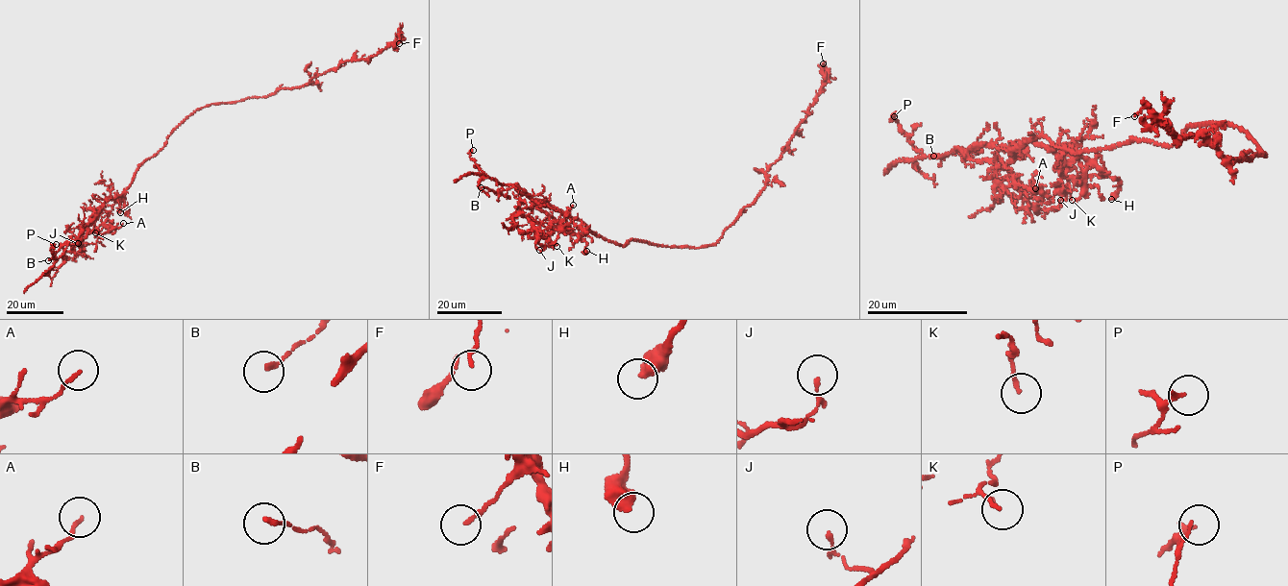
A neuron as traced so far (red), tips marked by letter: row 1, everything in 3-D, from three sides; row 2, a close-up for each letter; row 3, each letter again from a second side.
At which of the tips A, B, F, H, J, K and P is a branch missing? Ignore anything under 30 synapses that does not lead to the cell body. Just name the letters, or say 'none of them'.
none of them

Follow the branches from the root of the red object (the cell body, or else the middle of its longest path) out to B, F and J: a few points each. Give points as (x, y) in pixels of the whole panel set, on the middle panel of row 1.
B: (648, 242), (632, 239), (624, 246), (617, 245), (545, 201), (530, 199), (513, 185), (496, 192), (481, 187)
F: (648, 242), (695, 248), (717, 243), (743, 207), (755, 203), (771, 164), (780, 159), (828, 82), (823, 63)
J: (648, 242), (632, 239), (624, 246), (615, 244), (545, 201), (536, 201), (521, 210), (544, 247), (539, 250)

